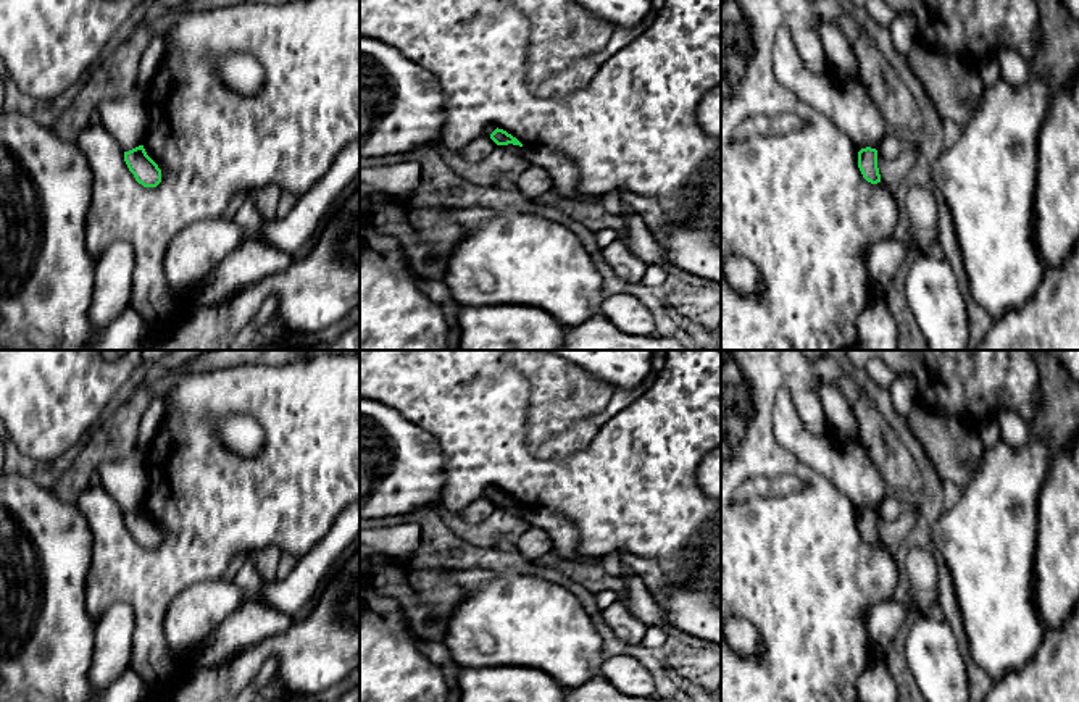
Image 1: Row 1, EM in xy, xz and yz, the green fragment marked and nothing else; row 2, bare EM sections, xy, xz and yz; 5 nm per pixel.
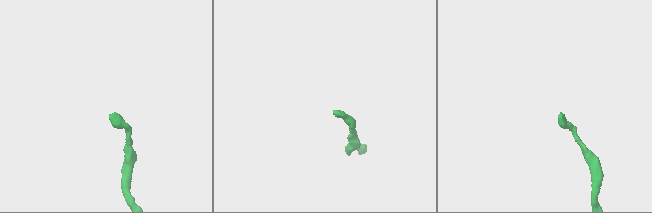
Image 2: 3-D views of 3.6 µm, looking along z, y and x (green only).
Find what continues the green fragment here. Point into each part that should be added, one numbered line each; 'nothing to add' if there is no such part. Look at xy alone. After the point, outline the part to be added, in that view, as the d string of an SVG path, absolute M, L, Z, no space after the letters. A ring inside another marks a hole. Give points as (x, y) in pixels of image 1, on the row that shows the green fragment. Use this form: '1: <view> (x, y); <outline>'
nothing to add

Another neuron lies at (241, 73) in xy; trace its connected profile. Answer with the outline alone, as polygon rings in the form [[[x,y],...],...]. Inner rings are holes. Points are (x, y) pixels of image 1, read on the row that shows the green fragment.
[[[245,53],[223,55],[216,61],[216,77],[226,89],[239,95],[255,95],[265,82],[260,61]]]

